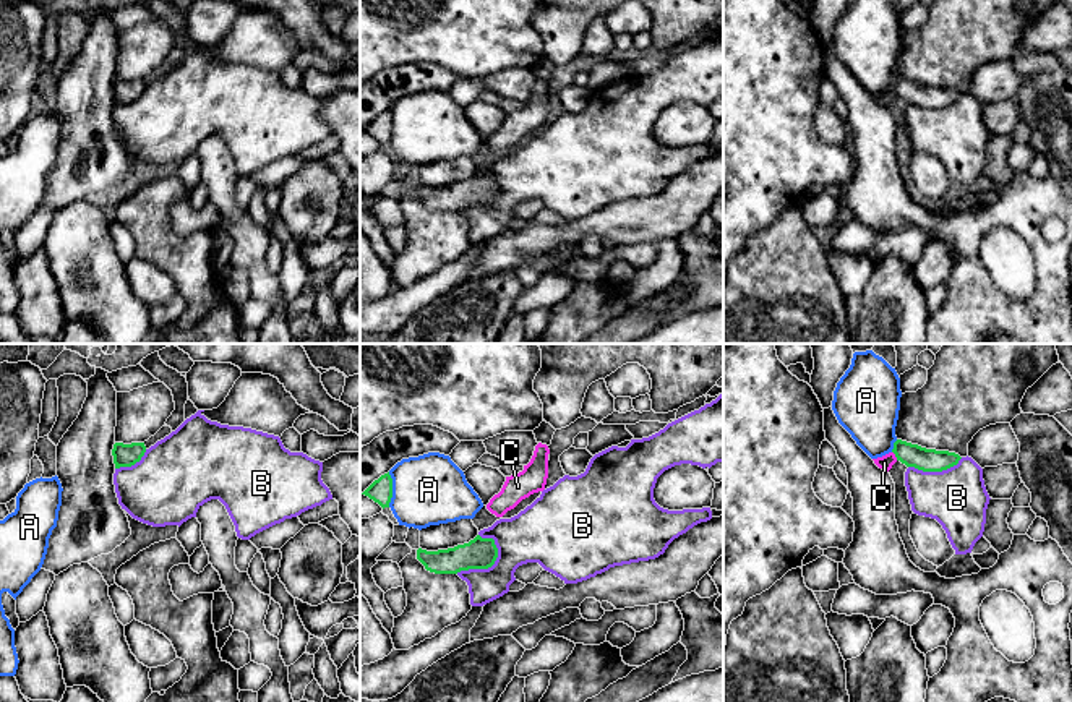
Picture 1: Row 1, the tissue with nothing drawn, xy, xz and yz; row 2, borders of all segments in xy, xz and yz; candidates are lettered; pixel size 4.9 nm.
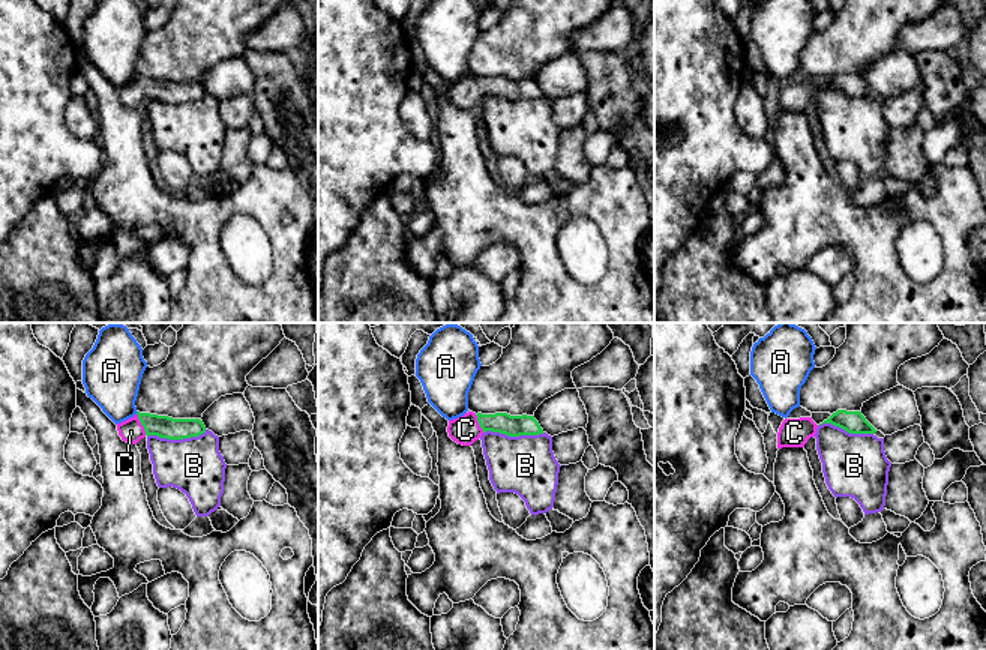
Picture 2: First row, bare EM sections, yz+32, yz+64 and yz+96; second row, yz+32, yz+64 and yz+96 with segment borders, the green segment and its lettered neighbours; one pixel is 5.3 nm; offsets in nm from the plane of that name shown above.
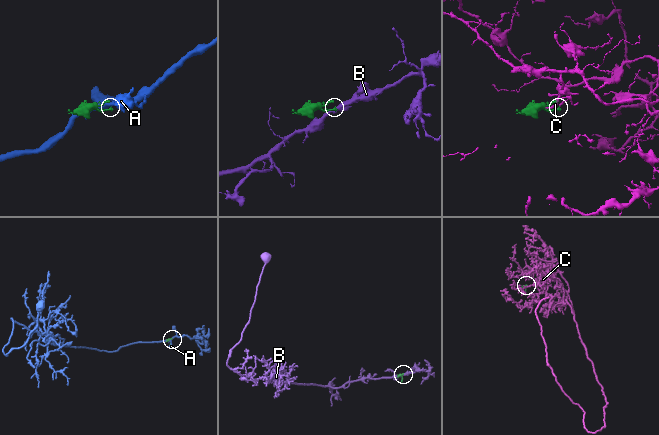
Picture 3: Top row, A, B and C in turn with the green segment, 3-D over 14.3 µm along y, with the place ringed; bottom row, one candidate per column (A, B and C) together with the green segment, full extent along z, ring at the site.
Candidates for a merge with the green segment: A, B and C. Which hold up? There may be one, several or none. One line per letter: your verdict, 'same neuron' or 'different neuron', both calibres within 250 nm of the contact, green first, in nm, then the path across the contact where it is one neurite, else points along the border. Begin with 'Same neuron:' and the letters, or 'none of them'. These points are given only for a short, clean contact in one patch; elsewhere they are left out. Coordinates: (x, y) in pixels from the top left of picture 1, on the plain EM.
Same neuron: C
A: different neuron | 110/360 nm
B: different neuron | 160/240 nm
C: same neuron | 110/70 nm | across yz (910, 91), (896, 93), (884, 99)

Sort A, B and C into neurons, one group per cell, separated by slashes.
A / B / C

